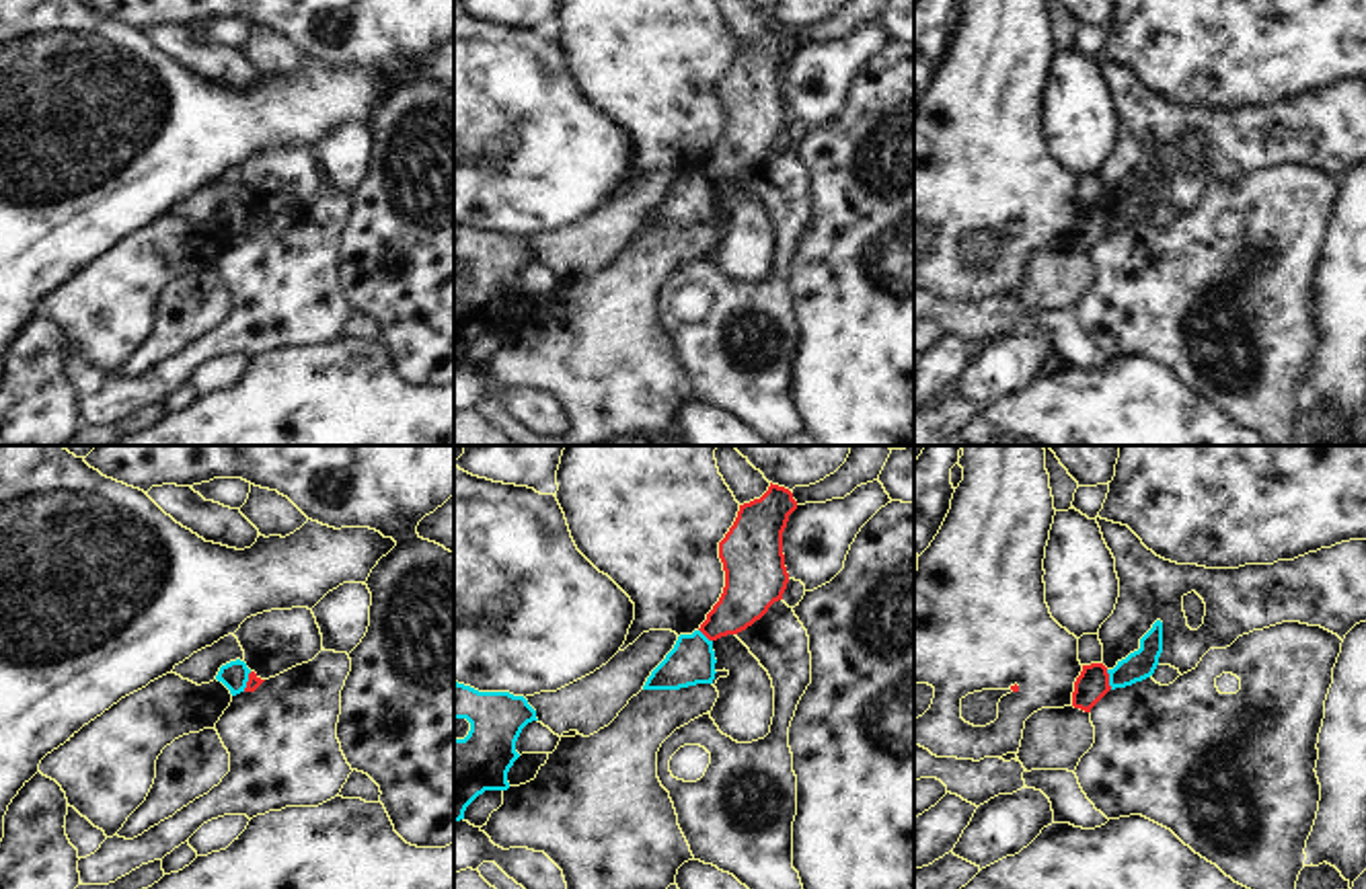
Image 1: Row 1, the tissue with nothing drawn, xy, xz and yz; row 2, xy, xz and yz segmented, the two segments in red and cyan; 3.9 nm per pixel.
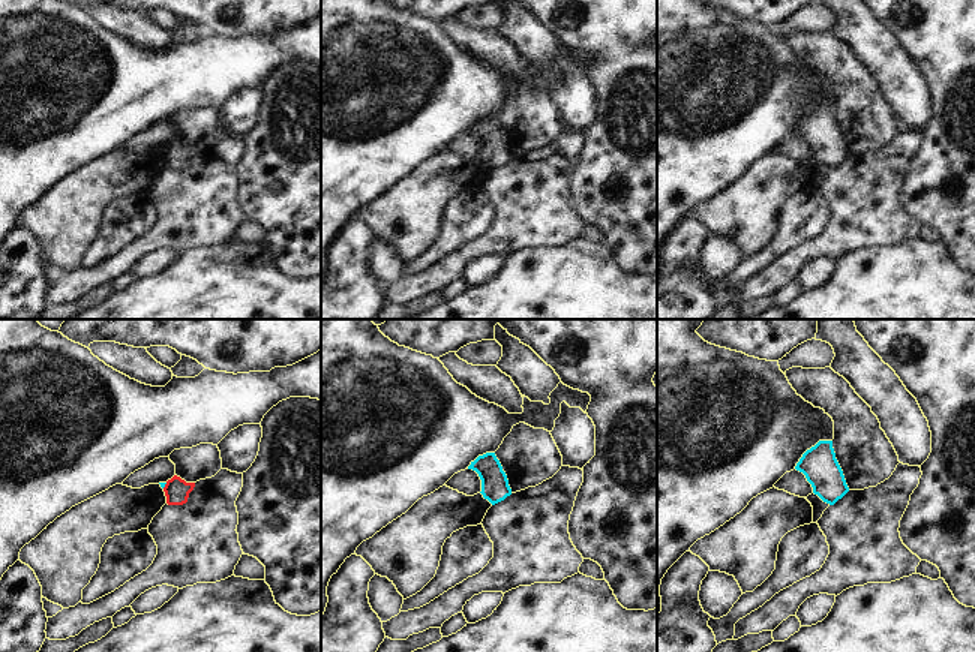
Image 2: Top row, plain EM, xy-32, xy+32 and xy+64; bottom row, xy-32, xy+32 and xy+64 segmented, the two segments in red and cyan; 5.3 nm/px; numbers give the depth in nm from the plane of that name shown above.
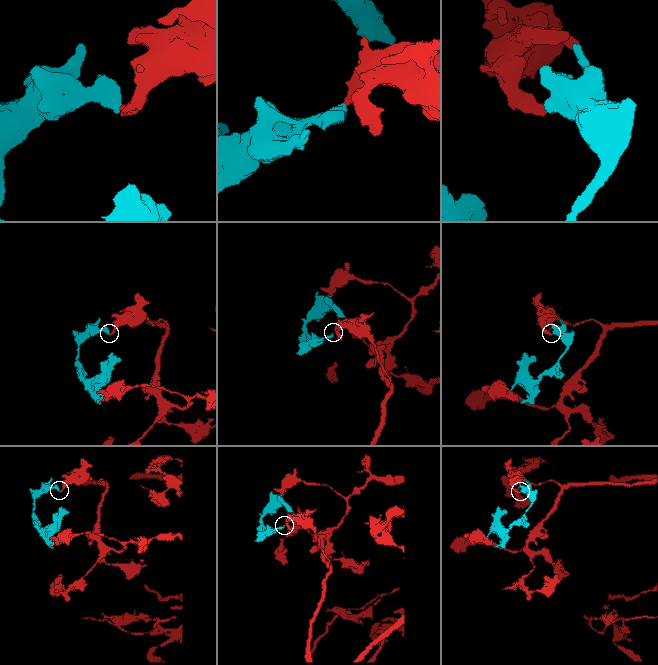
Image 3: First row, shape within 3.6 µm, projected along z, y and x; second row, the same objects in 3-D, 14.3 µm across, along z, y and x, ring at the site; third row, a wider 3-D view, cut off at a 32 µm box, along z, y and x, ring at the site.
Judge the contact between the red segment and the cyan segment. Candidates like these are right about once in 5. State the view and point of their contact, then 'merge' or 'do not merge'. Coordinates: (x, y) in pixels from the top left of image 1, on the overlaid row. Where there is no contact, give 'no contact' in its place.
meets red in yz at (1108, 680); do not merge

